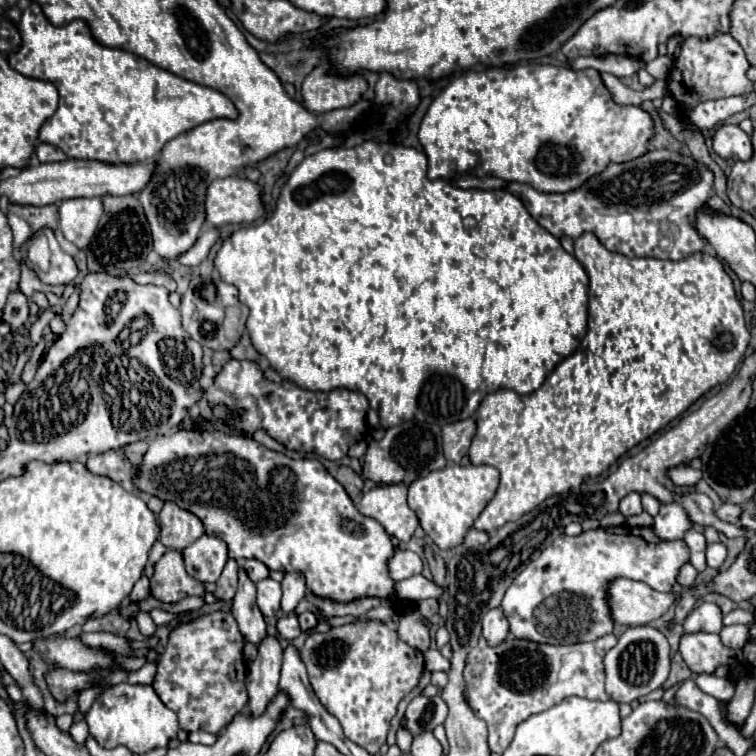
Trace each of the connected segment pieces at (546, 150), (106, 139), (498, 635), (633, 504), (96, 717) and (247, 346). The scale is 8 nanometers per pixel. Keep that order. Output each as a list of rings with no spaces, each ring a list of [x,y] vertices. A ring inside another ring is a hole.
[[[524,64],[516,66],[512,70],[502,70],[502,68],[488,68],[488,70],[470,70],[464,74],[458,74],[456,78],[450,80],[450,84],[434,98],[430,104],[418,132],[418,140],[424,148],[424,154],[428,158],[428,178],[430,180],[450,180],[458,176],[498,176],[508,182],[524,182],[536,188],[538,192],[570,192],[580,188],[584,180],[592,178],[594,174],[602,172],[610,162],[628,162],[648,150],[648,140],[652,136],[652,118],[648,112],[644,112],[638,106],[618,106],[612,102],[610,92],[606,90],[600,74],[596,70],[570,70],[570,68],[560,68],[560,66],[550,66],[550,64]]]
[[[30,2],[30,6],[24,10],[20,34],[22,48],[12,54],[8,62],[24,76],[52,82],[56,86],[60,104],[56,114],[40,128],[40,142],[58,146],[68,158],[100,160],[104,164],[144,164],[154,160],[162,146],[178,134],[214,118],[236,118],[236,108],[224,94],[166,72],[130,52],[98,44],[92,38],[90,28],[80,20],[74,20],[66,26],[52,26],[36,2]]]
[[[502,608],[488,610],[482,616],[482,634],[484,634],[484,638],[488,640],[490,646],[496,646],[502,640],[506,640],[506,636],[508,636],[508,620],[506,620]]]
[[[630,492],[628,496],[624,496],[620,500],[620,512],[628,518],[628,516],[634,516],[634,514],[640,514],[642,512],[642,504],[640,504],[640,494],[638,492]]]
[[[120,682],[98,694],[90,710],[84,714],[84,720],[88,724],[90,736],[102,748],[126,746],[136,754],[146,754],[154,748],[166,748],[168,742],[176,738],[180,730],[176,714],[164,706],[164,702],[152,686],[128,682]]]
[[[246,334],[242,336],[240,344],[234,346],[234,348],[230,350],[230,354],[232,354],[232,358],[236,358],[236,360],[252,360],[252,362],[260,362],[260,354],[254,350],[254,346],[252,346],[252,342],[250,342],[250,338],[248,338]]]

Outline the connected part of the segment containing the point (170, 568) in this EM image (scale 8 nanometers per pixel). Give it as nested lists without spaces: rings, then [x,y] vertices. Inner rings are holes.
[[[168,550],[154,566],[150,594],[166,604],[176,604],[186,596],[204,596],[206,588],[184,570],[184,558],[178,550]]]

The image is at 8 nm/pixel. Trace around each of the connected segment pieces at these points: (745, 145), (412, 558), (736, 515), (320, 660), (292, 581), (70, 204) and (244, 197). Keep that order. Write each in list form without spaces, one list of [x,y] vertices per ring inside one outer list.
[[[734,124],[718,126],[712,142],[714,142],[714,152],[724,160],[750,160],[754,156],[748,134]]]
[[[398,550],[390,562],[388,562],[388,568],[390,568],[390,576],[394,582],[400,582],[404,578],[410,578],[410,576],[416,576],[422,572],[422,560],[418,554],[410,552],[410,550]]]
[[[724,502],[716,514],[718,514],[722,520],[726,520],[726,522],[732,522],[732,524],[736,524],[736,522],[740,520],[742,508],[740,508],[738,504],[728,504],[728,502]]]
[[[360,620],[344,626],[334,626],[324,634],[312,634],[300,648],[300,658],[308,668],[310,684],[318,700],[328,708],[328,712],[332,712],[340,720],[344,734],[372,754],[378,754],[380,748],[386,744],[390,720],[396,716],[400,700],[418,686],[424,672],[422,652],[404,644],[396,636],[396,630],[388,628],[380,620]]]
[[[300,572],[284,574],[284,580],[280,582],[280,586],[282,586],[282,610],[286,614],[290,614],[290,612],[294,612],[298,602],[306,596],[304,576]]]
[[[76,198],[60,202],[60,232],[68,242],[86,248],[96,234],[102,216],[100,198]]]
[[[240,176],[214,180],[206,192],[206,222],[214,226],[254,222],[264,214],[262,186]]]

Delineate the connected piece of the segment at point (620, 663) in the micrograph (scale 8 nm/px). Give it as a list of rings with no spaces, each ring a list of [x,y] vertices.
[[[634,626],[628,628],[614,648],[604,656],[606,672],[606,692],[612,700],[632,704],[638,698],[650,694],[656,688],[662,688],[670,674],[670,646],[666,636],[652,626]]]

